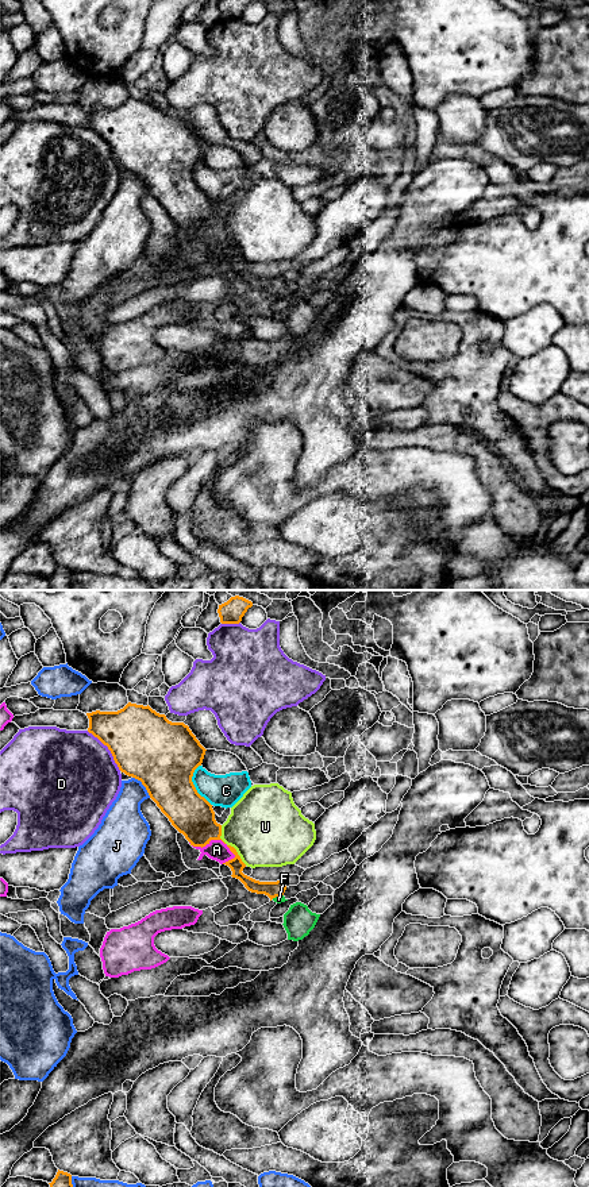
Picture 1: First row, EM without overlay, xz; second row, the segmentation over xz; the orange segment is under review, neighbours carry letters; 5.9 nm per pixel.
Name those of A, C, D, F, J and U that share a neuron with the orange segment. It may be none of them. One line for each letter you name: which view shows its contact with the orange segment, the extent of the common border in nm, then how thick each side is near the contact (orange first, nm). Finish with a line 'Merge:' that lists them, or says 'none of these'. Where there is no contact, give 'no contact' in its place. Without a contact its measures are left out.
F: xz | 80 nm | 100/50 nm
Merge: F

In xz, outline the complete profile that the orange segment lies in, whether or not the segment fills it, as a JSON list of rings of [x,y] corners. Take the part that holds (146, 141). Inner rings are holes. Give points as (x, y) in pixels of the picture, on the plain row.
[[[131,97],[118,107],[96,105],[86,111],[88,127],[108,142],[122,167],[142,177],[150,193],[190,240],[203,243],[211,235],[222,235],[222,220],[215,215],[212,200],[197,188],[192,177],[207,144],[188,120],[169,116],[149,100]]]

